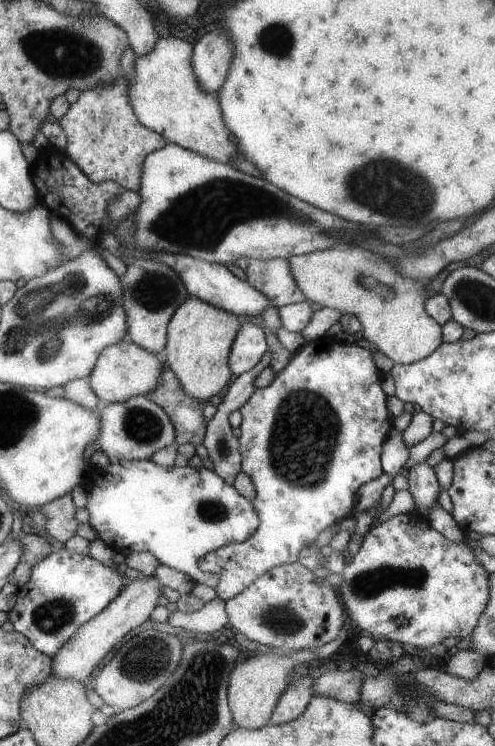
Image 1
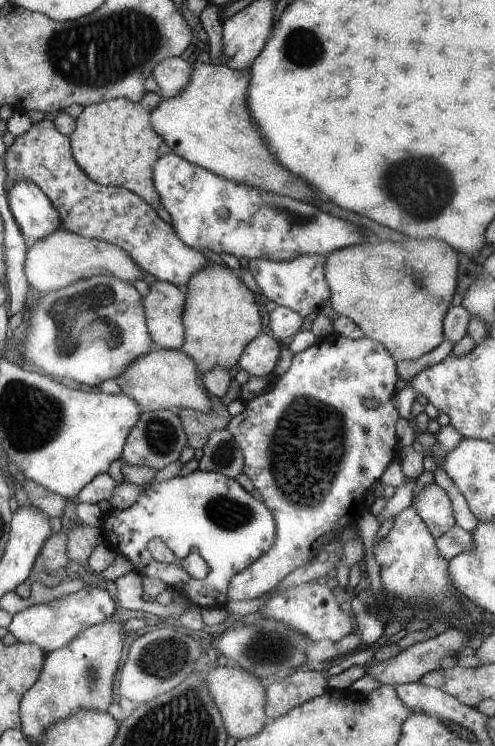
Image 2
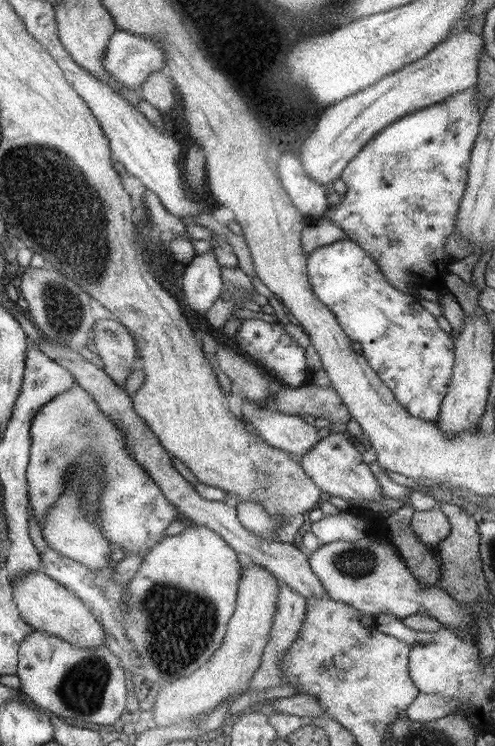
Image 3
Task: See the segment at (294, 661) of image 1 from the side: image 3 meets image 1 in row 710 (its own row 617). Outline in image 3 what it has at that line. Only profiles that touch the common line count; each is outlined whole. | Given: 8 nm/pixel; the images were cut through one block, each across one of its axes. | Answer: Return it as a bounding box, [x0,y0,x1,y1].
[152,564,277,728]

